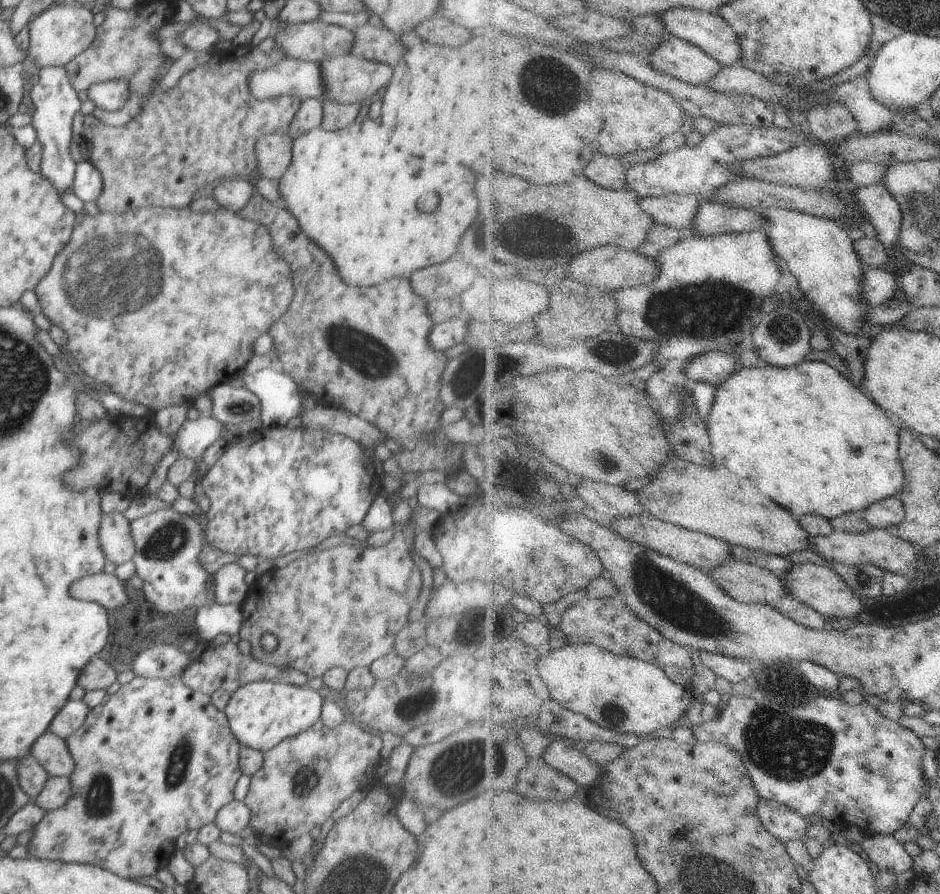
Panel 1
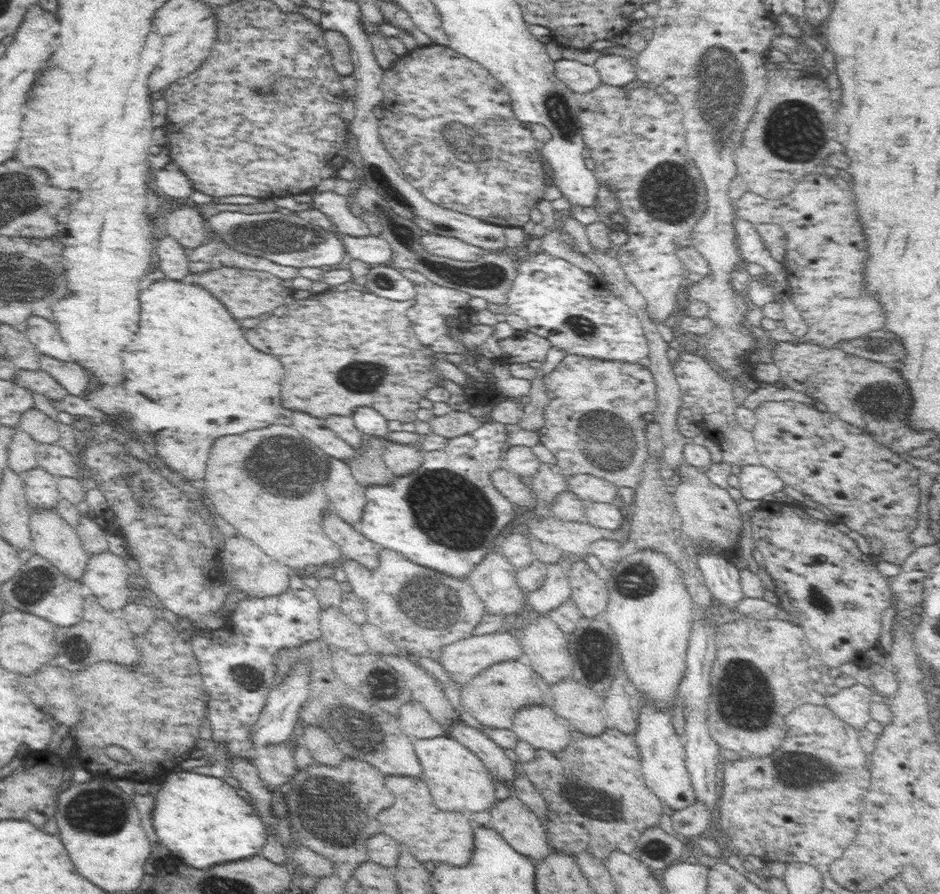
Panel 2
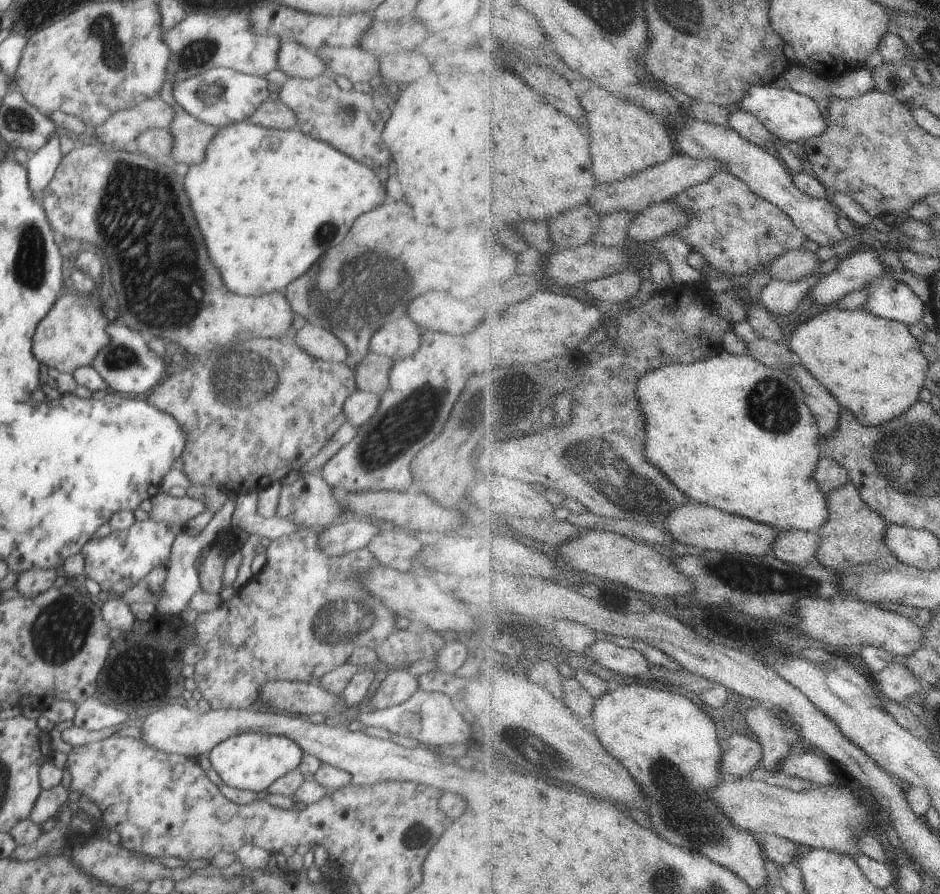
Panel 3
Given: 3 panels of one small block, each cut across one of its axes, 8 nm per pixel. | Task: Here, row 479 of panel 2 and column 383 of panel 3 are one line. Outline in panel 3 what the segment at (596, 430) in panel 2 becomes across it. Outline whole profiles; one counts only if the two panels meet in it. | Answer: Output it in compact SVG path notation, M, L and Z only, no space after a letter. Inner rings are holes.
M301 527L288 536L271 541L267 548L265 565L256 575L250 577L242 590L216 610L197 616L194 624L198 640L195 642L204 650L204 658L194 665L193 679L202 698L208 701L212 710L249 709L260 696L260 686L268 681L304 681L318 684L327 672L350 662L354 648L380 645L397 630L396 614L386 610L384 604L377 603L372 596L368 596L368 592L364 592L364 588L360 588L360 576L366 576L368 570L378 565L368 548L362 547L344 556L328 556L324 550L318 548L318 531L320 528L317 527ZM338 598L344 600L340 606L336 604L332 608L336 614L333 618L329 604L340 602ZM322 604L327 605L322 608ZM318 608L322 609L315 616L312 626L312 614L316 614ZM344 616L348 618L348 622L342 622ZM331 621L334 630L338 630L338 636L342 638L328 640L328 634L324 635L320 630L321 625L327 625Z

